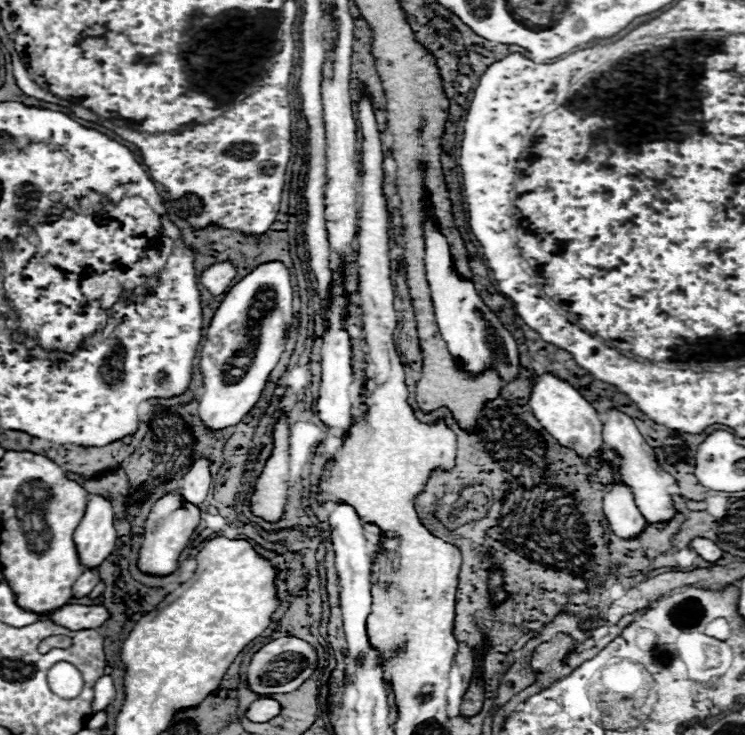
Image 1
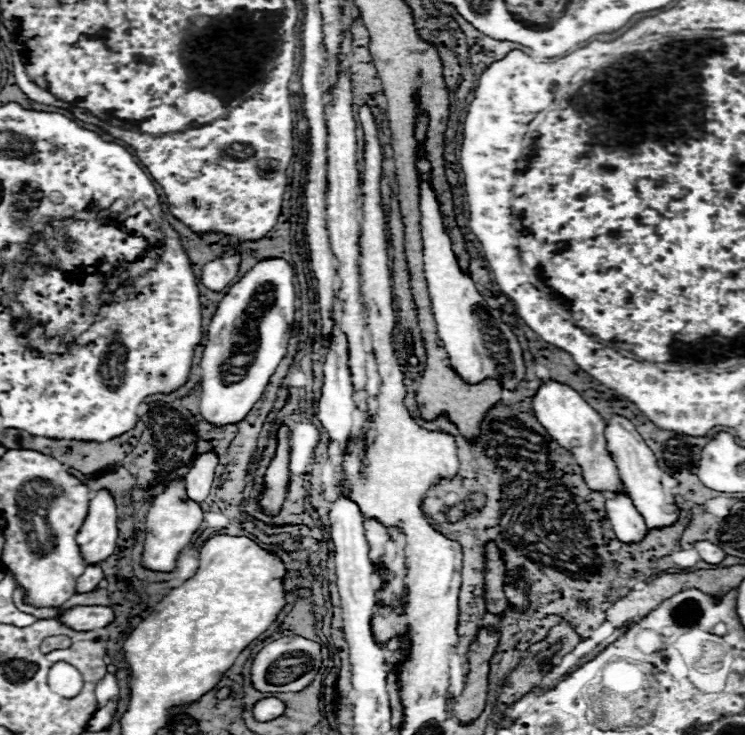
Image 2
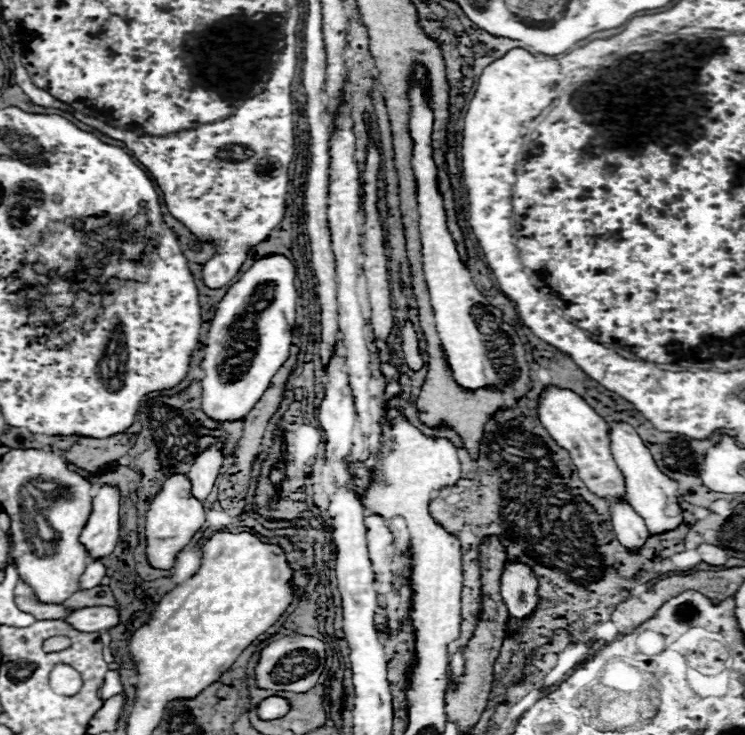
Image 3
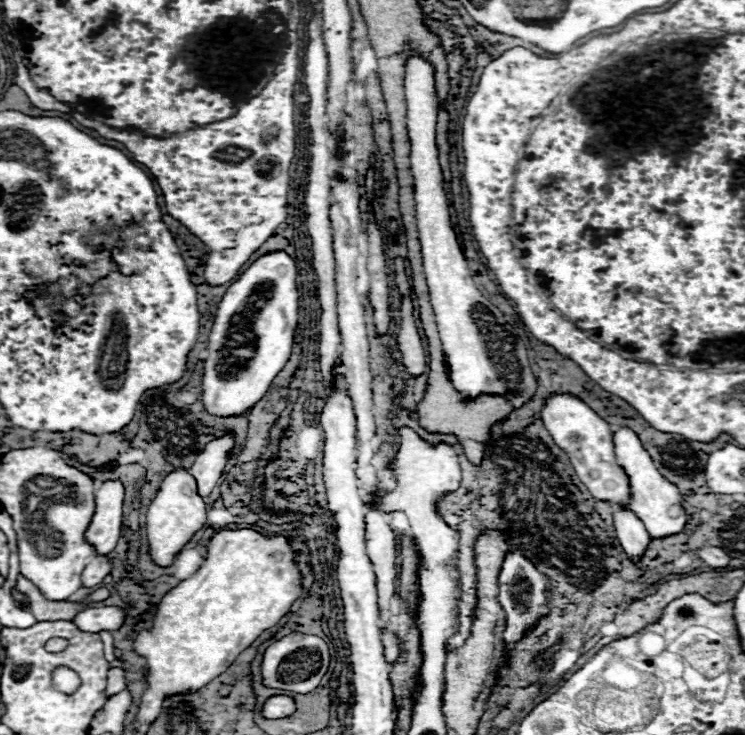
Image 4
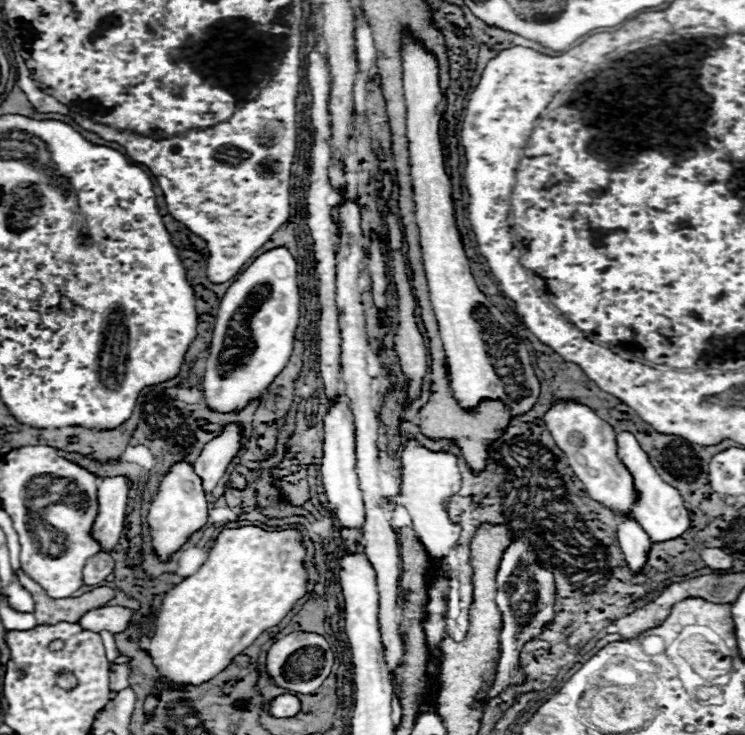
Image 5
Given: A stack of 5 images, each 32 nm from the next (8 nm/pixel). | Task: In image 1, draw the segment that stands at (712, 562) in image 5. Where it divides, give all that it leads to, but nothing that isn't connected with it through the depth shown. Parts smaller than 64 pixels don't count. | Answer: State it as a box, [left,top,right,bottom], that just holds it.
[690,538,722,562]

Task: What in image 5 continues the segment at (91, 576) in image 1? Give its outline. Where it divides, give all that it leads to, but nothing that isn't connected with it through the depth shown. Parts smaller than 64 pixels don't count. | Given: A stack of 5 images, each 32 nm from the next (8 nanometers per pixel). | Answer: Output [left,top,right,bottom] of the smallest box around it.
[84,554,114,586]

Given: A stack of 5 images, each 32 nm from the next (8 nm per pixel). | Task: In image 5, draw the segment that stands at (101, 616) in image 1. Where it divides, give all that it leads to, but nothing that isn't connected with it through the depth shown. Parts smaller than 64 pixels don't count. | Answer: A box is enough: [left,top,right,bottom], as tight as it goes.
[78,606,132,634]

